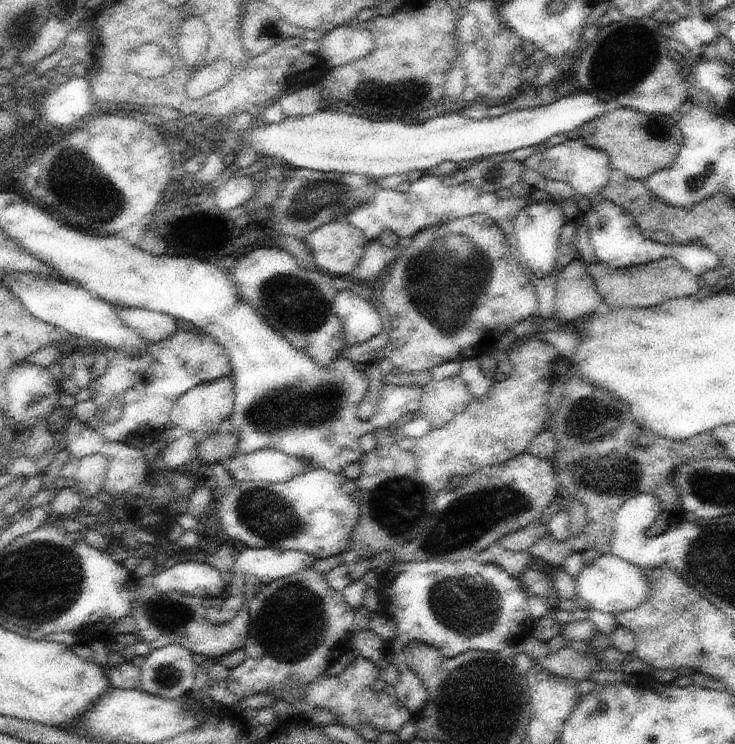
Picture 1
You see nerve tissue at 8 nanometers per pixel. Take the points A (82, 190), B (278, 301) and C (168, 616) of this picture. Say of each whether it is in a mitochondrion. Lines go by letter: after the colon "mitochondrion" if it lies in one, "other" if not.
A: mitochondrion
B: mitochondrion
C: mitochondrion

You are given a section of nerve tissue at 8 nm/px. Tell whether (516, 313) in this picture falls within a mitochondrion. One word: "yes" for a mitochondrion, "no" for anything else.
no

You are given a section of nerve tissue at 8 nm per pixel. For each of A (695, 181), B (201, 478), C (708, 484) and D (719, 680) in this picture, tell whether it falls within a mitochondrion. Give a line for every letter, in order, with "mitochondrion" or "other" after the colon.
A: mitochondrion
B: other
C: mitochondrion
D: other

